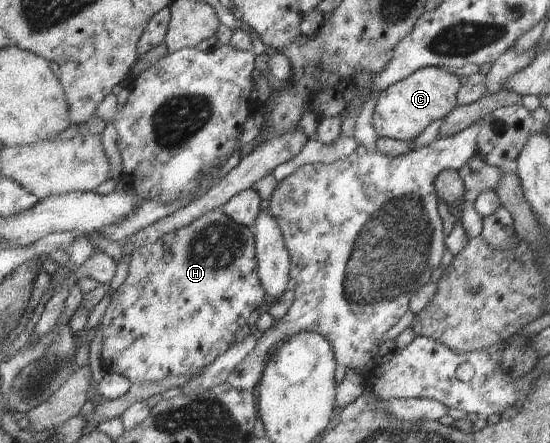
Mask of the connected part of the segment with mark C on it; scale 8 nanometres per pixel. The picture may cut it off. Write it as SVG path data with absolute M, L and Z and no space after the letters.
M432 66L419 69L409 78L386 88L385 92L379 94L380 99L374 111L374 127L378 135L381 138L414 141L428 129L428 125L438 119L445 119L457 109L458 93L462 86L458 75L447 68Z

